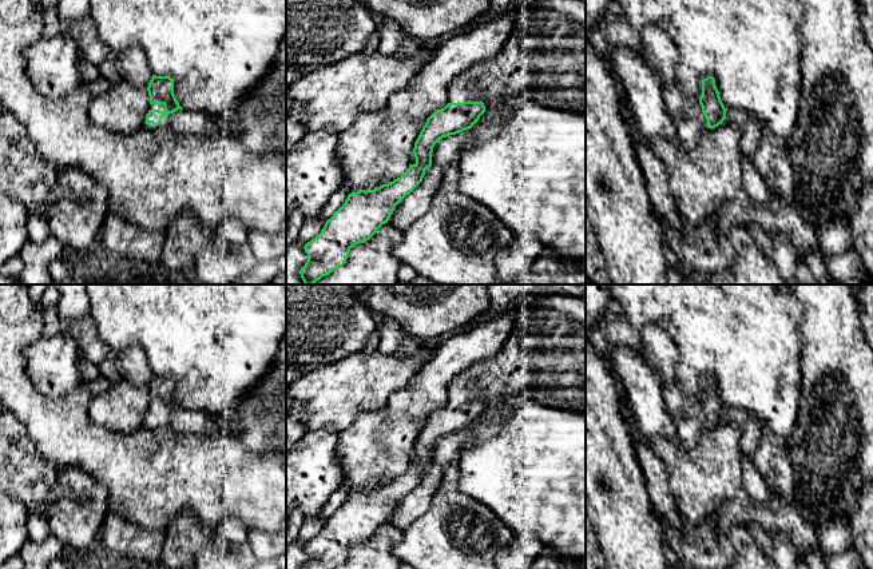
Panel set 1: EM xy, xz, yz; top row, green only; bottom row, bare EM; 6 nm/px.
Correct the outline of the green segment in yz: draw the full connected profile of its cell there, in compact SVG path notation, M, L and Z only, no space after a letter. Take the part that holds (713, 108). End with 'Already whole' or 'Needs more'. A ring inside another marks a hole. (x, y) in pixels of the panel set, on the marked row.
M715 79L702 80L702 95L697 100L679 83L663 89L666 110L672 118L678 144L683 152L691 151L706 128L715 128L726 119Z. Needs more

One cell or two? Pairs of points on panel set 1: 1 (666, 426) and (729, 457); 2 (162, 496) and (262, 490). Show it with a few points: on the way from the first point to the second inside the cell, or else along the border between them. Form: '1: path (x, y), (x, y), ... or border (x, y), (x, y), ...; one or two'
1: border (650, 440), (665, 437), (677, 442); two
2: path (187, 496), (201, 496), (209, 504), (237, 502); one

